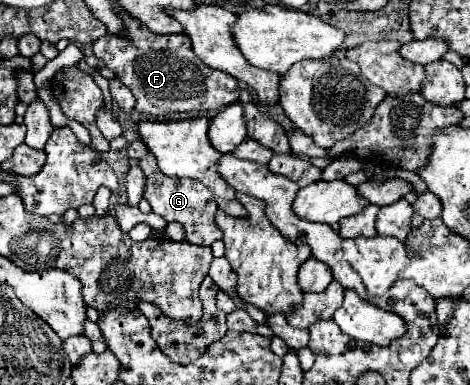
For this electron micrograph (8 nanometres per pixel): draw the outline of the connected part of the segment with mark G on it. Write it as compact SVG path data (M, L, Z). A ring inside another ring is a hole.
M146 154L140 160L140 168L146 176L146 200L152 206L152 212L162 216L166 222L180 222L186 230L186 240L200 246L212 246L216 240L222 240L222 230L214 224L214 214L218 206L214 204L214 196L210 196L210 190L204 184L198 184L196 180L178 180L164 176L158 166L156 158L152 154Z

